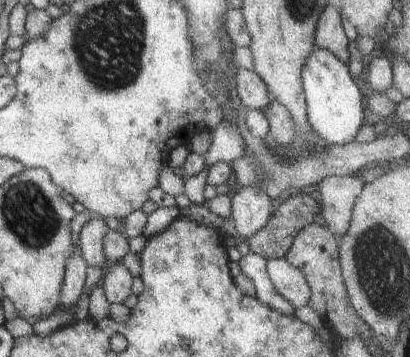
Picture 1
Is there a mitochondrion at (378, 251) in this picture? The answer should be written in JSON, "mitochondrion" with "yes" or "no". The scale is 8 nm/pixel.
{"mitochondrion":"yes"}

